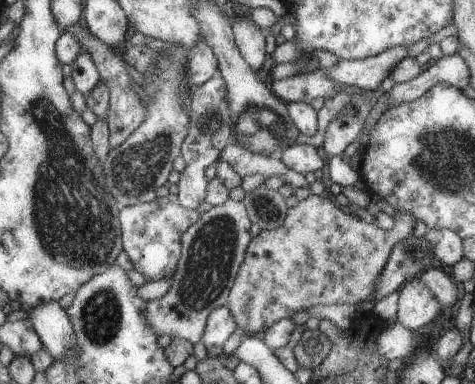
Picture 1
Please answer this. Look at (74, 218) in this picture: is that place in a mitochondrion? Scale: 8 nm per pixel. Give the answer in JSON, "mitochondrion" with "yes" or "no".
{"mitochondrion":"yes"}

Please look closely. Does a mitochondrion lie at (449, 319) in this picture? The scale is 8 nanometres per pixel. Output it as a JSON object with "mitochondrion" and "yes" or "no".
{"mitochondrion":"no"}

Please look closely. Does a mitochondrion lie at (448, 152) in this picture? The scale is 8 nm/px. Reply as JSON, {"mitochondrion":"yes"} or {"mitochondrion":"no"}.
{"mitochondrion":"yes"}

